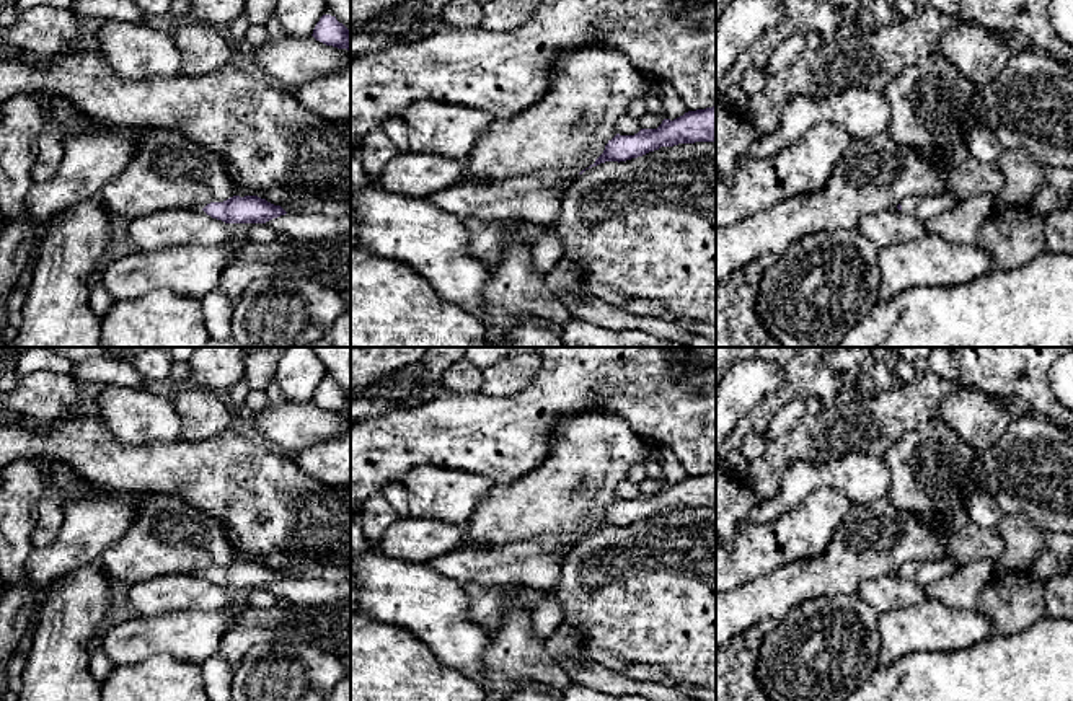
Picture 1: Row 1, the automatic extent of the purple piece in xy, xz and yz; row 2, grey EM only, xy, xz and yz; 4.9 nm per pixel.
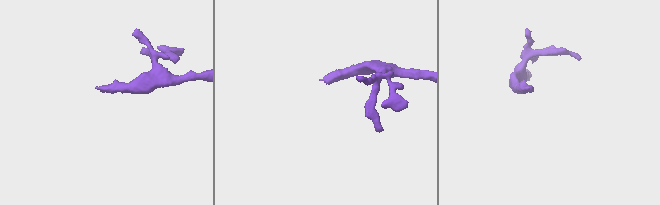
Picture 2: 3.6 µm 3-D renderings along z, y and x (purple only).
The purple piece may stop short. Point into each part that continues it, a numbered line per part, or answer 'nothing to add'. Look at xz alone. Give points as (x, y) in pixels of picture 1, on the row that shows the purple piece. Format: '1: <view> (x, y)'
nothing to add

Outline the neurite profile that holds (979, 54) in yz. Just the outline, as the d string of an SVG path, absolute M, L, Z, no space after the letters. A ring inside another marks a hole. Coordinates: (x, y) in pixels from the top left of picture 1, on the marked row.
M969 21L944 33L938 52L954 64L975 88L995 82L1011 57L995 29Z

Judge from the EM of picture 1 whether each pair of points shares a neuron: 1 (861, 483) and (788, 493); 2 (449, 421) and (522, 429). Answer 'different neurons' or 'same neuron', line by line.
1: same neuron
2: same neuron

